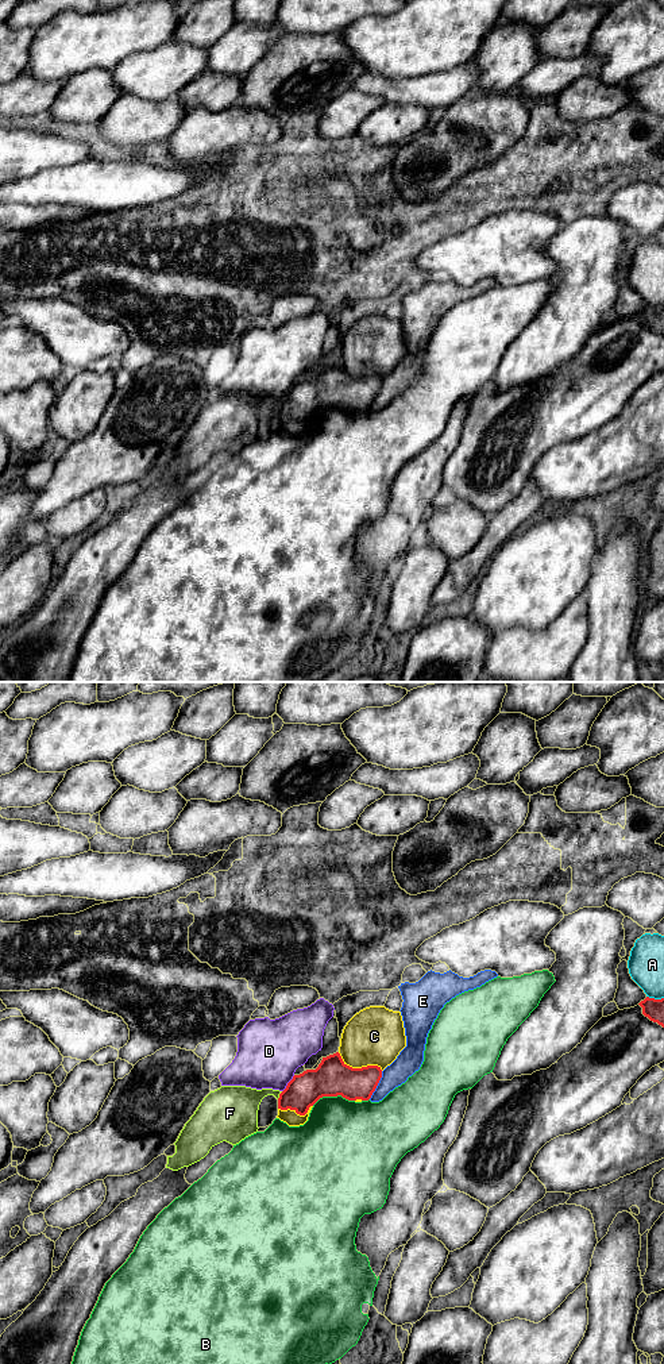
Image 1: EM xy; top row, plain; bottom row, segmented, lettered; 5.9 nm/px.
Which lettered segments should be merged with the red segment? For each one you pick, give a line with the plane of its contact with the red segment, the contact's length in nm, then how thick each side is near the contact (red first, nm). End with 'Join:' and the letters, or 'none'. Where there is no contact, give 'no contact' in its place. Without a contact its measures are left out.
C: xy | 300 nm | 220/340 nm
Join: C

